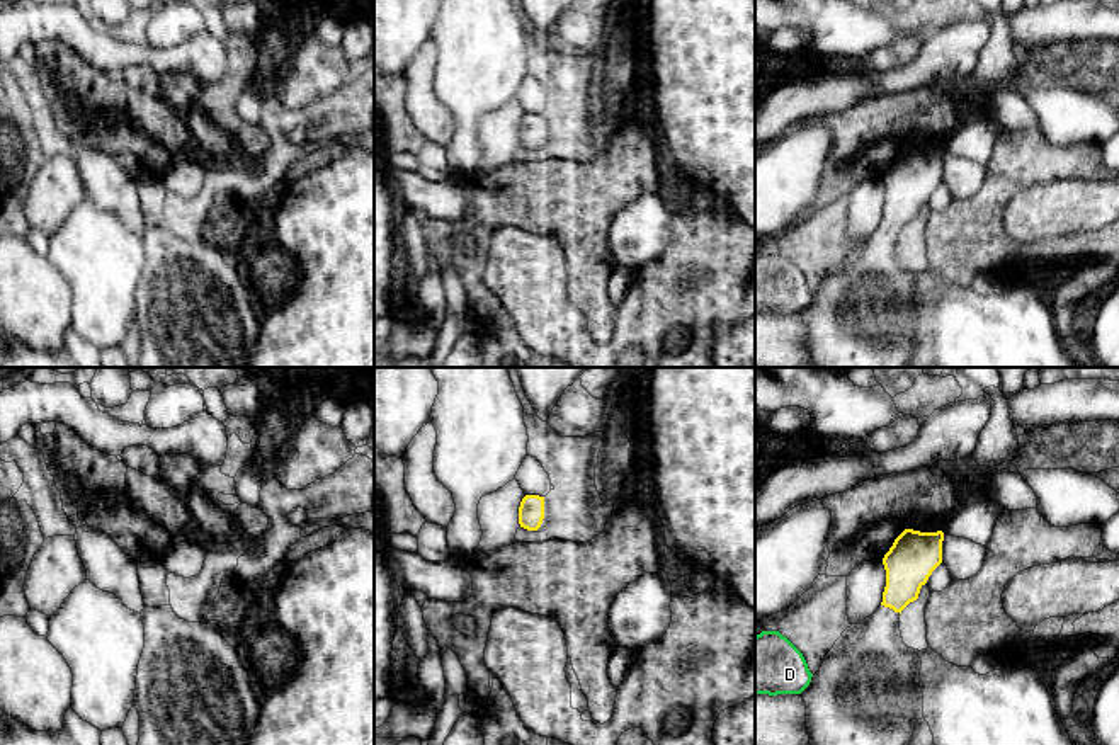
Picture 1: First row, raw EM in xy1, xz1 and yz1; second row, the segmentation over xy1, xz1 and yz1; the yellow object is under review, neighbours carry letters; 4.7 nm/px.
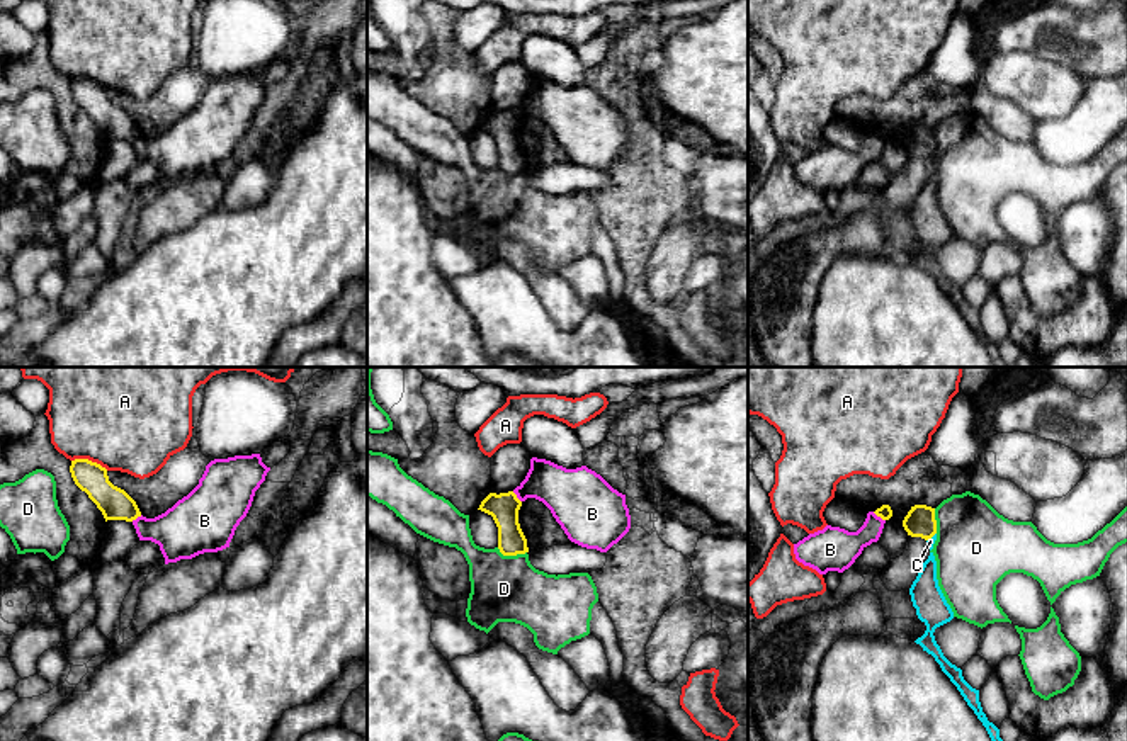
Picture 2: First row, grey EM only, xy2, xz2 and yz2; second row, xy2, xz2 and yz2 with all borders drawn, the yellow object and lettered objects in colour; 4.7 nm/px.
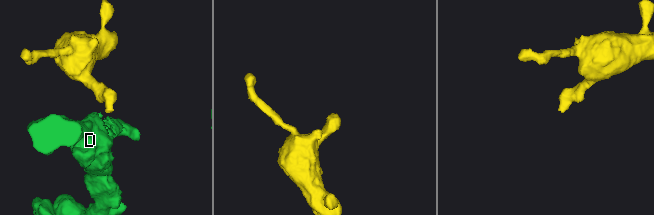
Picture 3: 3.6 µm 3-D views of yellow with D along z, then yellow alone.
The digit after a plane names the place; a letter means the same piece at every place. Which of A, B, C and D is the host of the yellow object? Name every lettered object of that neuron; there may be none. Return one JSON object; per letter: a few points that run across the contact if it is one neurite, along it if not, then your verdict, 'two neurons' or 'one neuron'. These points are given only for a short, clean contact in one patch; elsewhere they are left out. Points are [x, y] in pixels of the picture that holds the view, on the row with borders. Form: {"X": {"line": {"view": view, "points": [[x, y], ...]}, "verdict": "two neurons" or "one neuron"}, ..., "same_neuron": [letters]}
{"A": {"verdict": "two neurons"}, "B": {"line": {"view": "yz2", "points": [[872, 512], [884, 520]]}, "verdict": "two neurons"}, "C": {"line": {"view": "yz2", "points": [[935, 532], [927, 541]]}, "verdict": "two neurons"}, "D": {"verdict": "two neurons"}, "same_neuron": []}

